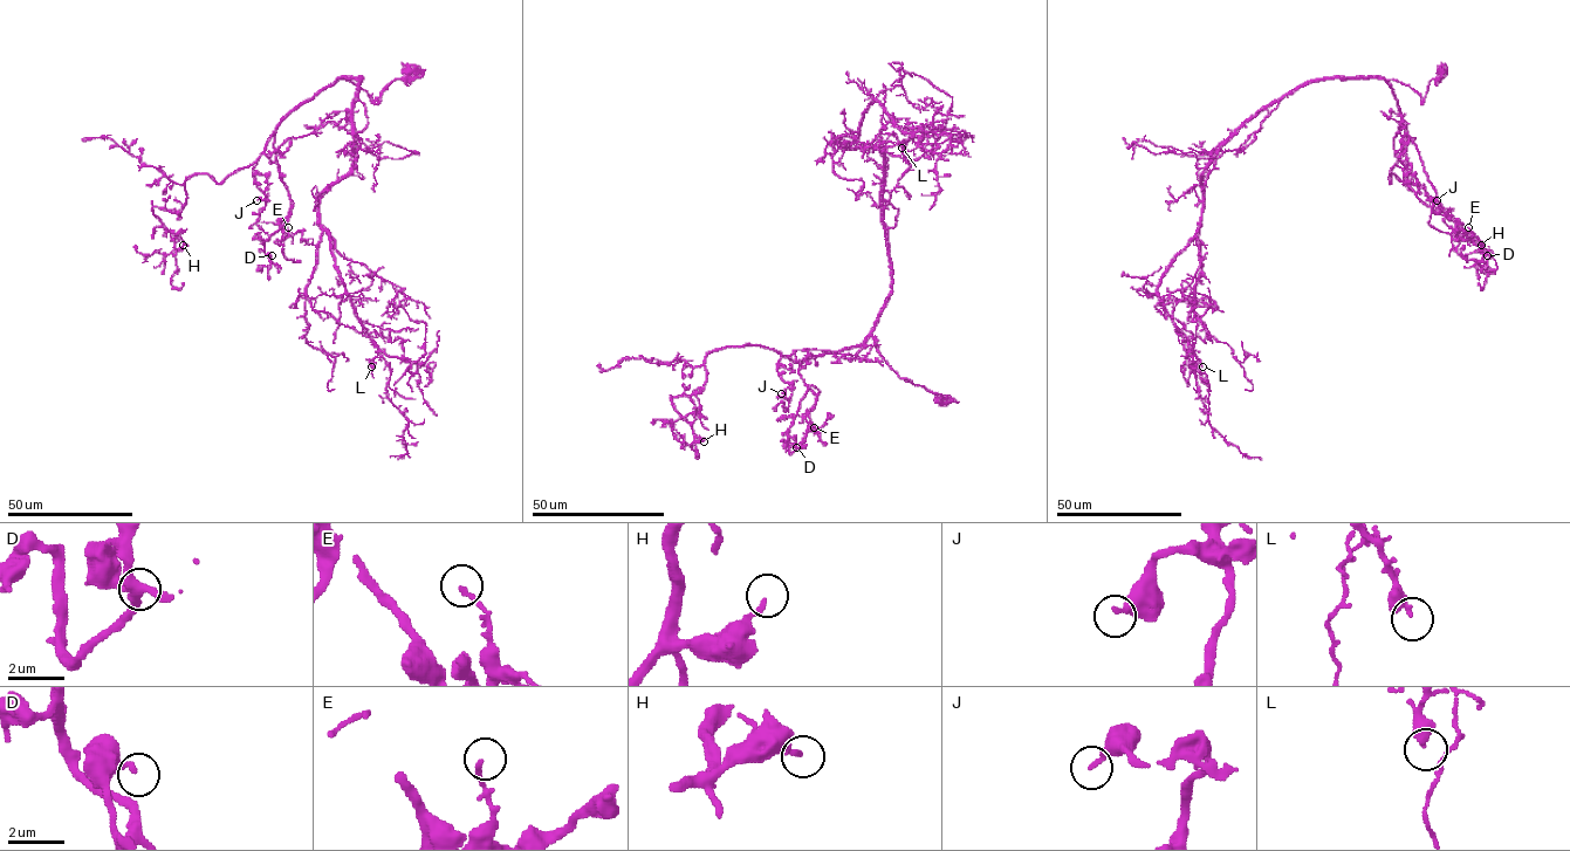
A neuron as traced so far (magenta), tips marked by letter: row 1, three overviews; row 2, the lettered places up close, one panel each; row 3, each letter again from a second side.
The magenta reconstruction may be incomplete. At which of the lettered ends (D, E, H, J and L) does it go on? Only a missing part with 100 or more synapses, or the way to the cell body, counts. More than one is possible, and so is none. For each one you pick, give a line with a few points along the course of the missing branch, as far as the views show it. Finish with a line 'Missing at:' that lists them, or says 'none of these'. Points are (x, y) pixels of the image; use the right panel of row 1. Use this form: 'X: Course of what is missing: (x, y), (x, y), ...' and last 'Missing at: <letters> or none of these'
Missing at: none of these

